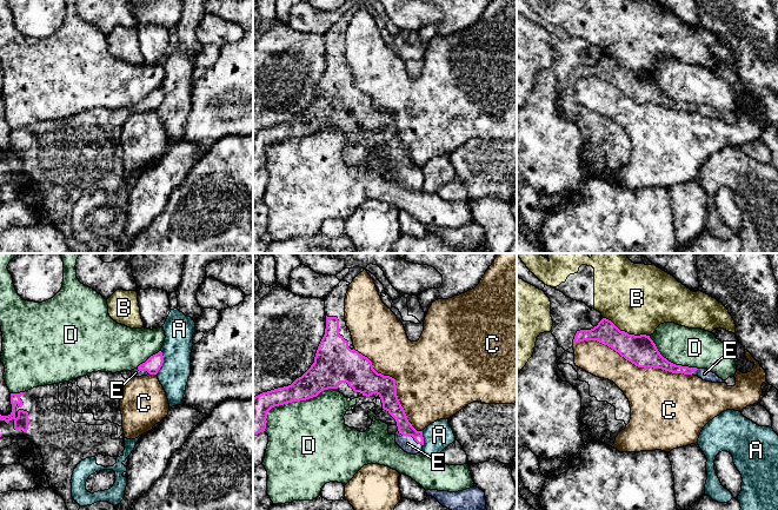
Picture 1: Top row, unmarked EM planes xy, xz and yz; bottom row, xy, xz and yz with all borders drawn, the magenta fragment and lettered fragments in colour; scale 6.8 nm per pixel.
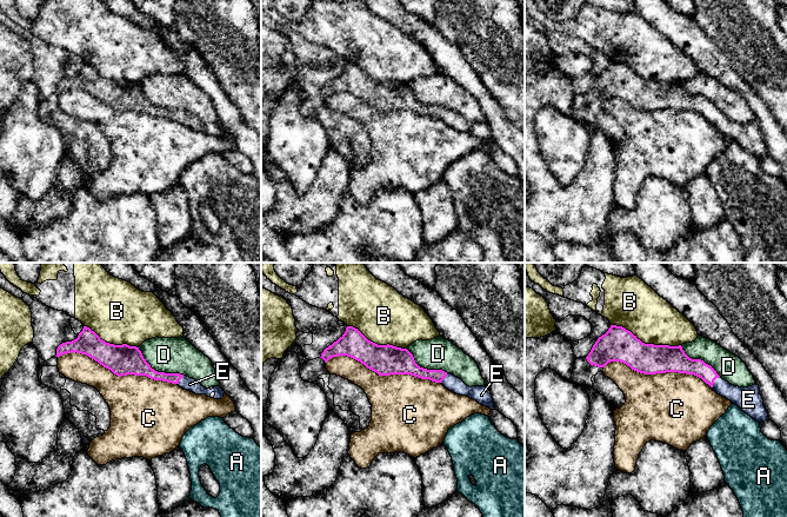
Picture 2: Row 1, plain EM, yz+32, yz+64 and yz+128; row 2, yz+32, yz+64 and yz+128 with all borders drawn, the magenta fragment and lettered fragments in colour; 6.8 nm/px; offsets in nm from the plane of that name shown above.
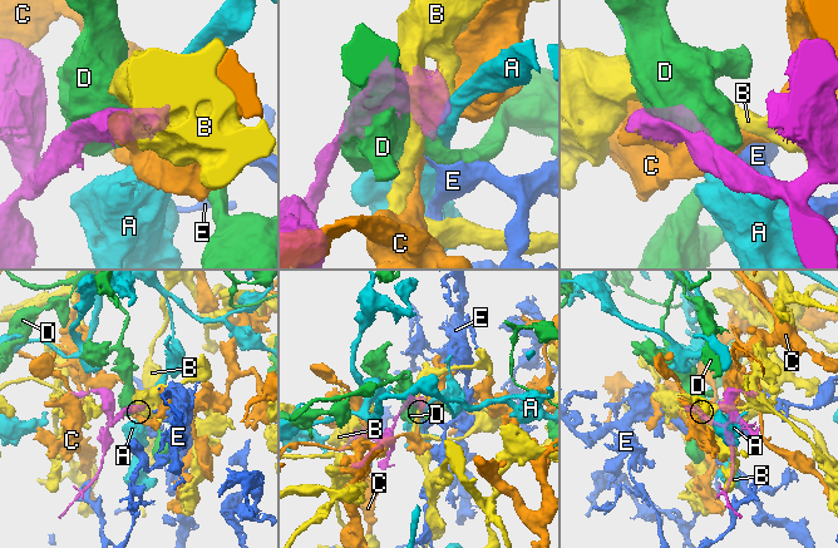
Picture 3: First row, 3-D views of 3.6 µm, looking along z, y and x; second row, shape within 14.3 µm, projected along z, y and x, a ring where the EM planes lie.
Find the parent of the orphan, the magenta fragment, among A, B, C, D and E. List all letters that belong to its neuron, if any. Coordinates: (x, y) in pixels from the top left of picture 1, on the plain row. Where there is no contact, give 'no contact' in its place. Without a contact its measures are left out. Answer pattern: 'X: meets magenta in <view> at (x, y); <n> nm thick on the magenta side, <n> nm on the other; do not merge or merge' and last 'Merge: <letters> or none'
A: meets magenta in xy at (163, 98); 110 nm thick on the magenta side, 200 nm on the other; do not merge
B: meets magenta in yz at (626, 68); 200 nm thick on the magenta side, 480 nm on the other; do not merge
C: meets magenta in yz at (632, 99); 200 nm thick on the magenta side, 340 nm on the other; do not merge
D: meets magenta in xz at (290, 138); 180 nm thick on the magenta side, 480 nm on the other; do not merge
E: meets magenta in xz at (410, 171); 110 nm thick on the magenta side, 110 nm on the other; merge
Merge: E

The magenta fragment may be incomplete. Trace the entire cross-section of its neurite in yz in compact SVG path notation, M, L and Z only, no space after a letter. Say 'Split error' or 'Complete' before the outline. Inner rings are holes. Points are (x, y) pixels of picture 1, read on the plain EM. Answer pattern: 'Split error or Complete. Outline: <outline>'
Split error. Outline: M603 54L598 61L591 66L577 67L573 79L584 77L597 77L607 81L638 104L661 105L672 110L698 112L706 118L725 119L725 117L707 105L681 102L669 98L660 91L650 72L629 71L625 67L620 67L606 54Z

